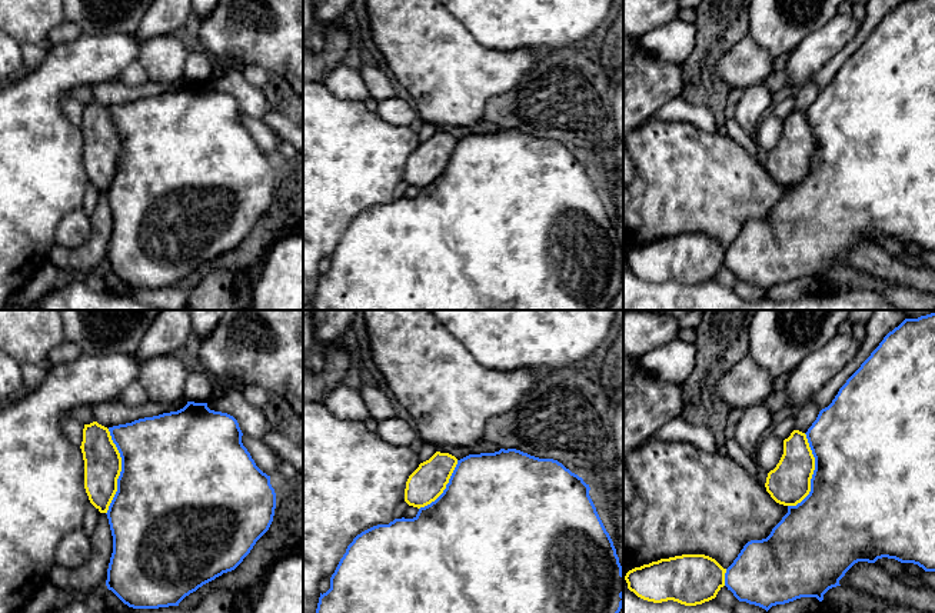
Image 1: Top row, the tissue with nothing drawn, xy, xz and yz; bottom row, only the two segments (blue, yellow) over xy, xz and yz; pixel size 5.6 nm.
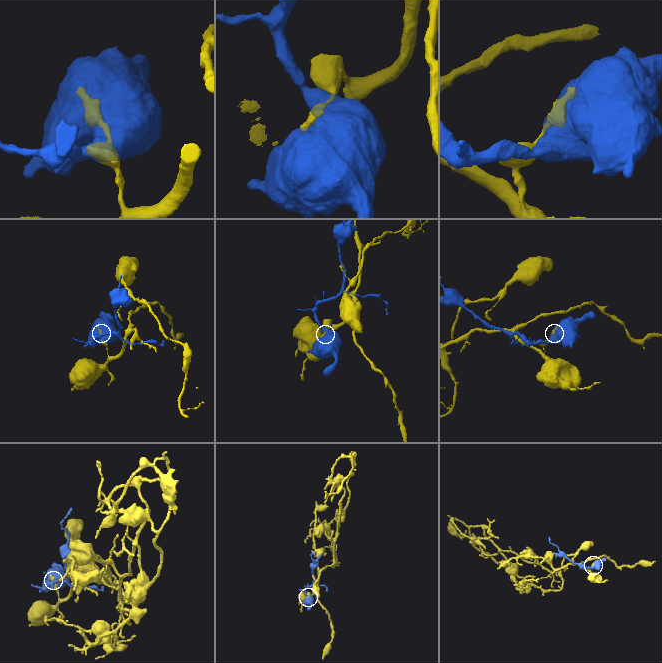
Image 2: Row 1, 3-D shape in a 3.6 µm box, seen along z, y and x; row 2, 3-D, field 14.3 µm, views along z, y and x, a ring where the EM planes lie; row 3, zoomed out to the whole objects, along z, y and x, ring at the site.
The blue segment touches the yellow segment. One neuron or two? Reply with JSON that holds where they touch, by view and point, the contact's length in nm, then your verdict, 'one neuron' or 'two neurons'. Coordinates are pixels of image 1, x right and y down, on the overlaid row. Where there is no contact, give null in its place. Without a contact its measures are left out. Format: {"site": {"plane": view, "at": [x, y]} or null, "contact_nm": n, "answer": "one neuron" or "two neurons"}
{"site": {"plane": "xy", "at": [120, 472]}, "contact_nm": 480, "answer": "two neurons"}

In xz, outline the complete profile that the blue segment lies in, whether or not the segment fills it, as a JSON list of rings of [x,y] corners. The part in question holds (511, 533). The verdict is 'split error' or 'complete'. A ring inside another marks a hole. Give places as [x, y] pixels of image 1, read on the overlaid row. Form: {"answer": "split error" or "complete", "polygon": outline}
{"answer": "complete", "polygon": [[[516,449],[469,454],[457,460],[443,493],[420,507],[413,519],[395,519],[353,539],[330,577],[330,589],[320,593],[316,613],[619,613],[623,604],[622,566],[589,490],[582,477],[553,459],[539,459]]]}

